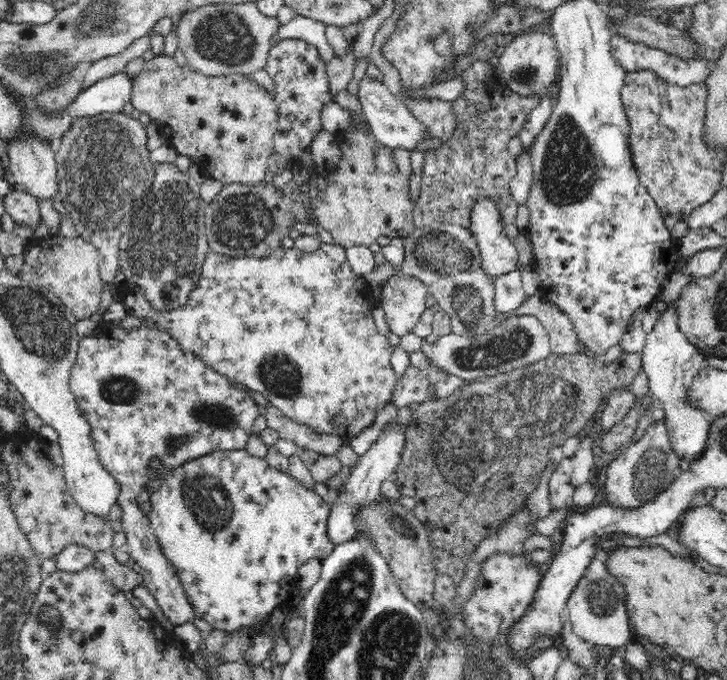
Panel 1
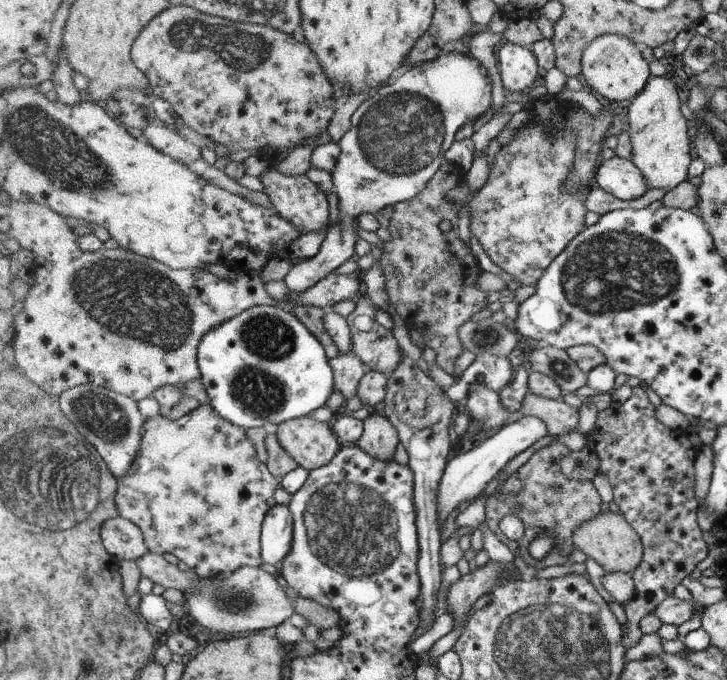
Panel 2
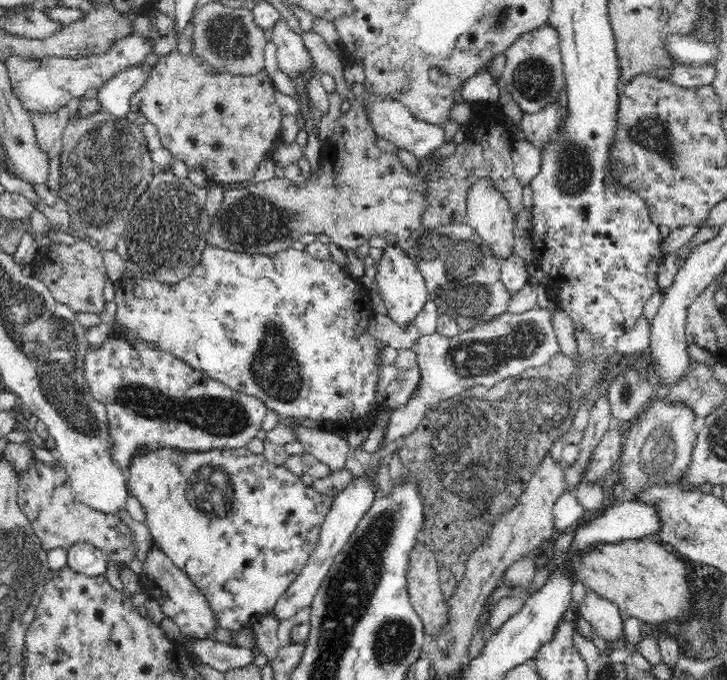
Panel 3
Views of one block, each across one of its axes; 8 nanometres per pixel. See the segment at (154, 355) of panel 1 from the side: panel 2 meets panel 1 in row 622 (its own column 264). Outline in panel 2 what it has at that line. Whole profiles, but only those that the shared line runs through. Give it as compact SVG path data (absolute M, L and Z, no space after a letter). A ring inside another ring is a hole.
M268 168L260 178L265 186L264 193L268 195L276 213L298 228L301 234L317 233L328 228L330 206L326 193L306 175L287 177L274 168Z

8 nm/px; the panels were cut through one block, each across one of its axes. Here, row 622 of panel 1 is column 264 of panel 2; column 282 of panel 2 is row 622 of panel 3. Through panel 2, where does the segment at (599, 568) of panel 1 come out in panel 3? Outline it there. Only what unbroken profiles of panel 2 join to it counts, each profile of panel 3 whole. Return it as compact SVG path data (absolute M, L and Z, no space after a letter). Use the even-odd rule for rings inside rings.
M586 592L576 610L576 616L584 617L605 642L618 640L622 636L624 616L611 600L596 592Z

